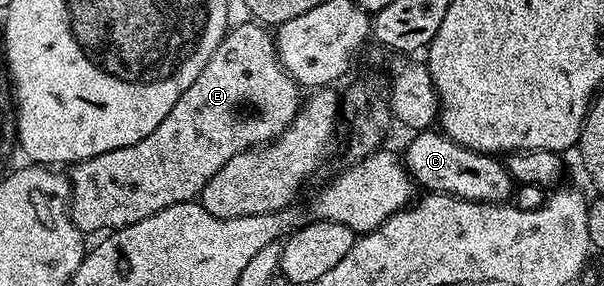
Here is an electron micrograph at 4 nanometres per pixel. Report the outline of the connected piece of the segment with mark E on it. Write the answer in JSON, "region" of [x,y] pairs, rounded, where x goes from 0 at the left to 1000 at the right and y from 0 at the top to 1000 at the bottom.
{"region":[[[406,73],[397,80],[396,91],[382,87],[376,101],[374,122],[368,129],[358,168],[358,182],[351,182],[344,224],[338,224],[331,266],[325,266],[325,280],[303,322],[298,350],[291,350],[285,392],[278,392],[278,406],[272,406],[272,420],[265,420],[265,434],[258,434],[258,448],[250,469],[238,476],[238,490],[232,490],[225,503],[212,503],[205,517],[192,517],[185,531],[172,531],[166,545],[141,552],[139,563],[121,570],[114,584],[116,703],[113,731],[116,766],[126,783],[126,797],[136,808],[137,822],[151,825],[149,818],[159,815],[161,804],[187,811],[207,790],[225,783],[280,720],[290,720],[300,706],[323,703],[333,682],[334,661],[344,643],[344,629],[351,629],[351,615],[358,615],[358,601],[364,601],[364,587],[371,587],[371,573],[377,573],[377,559],[384,559],[384,545],[391,545],[406,524],[432,517],[462,483],[480,444],[483,420],[493,402],[497,304],[492,287],[487,287],[483,266],[467,231],[467,217],[460,203],[460,182],[454,171],[454,119],[439,87],[429,84],[425,73]]]}

